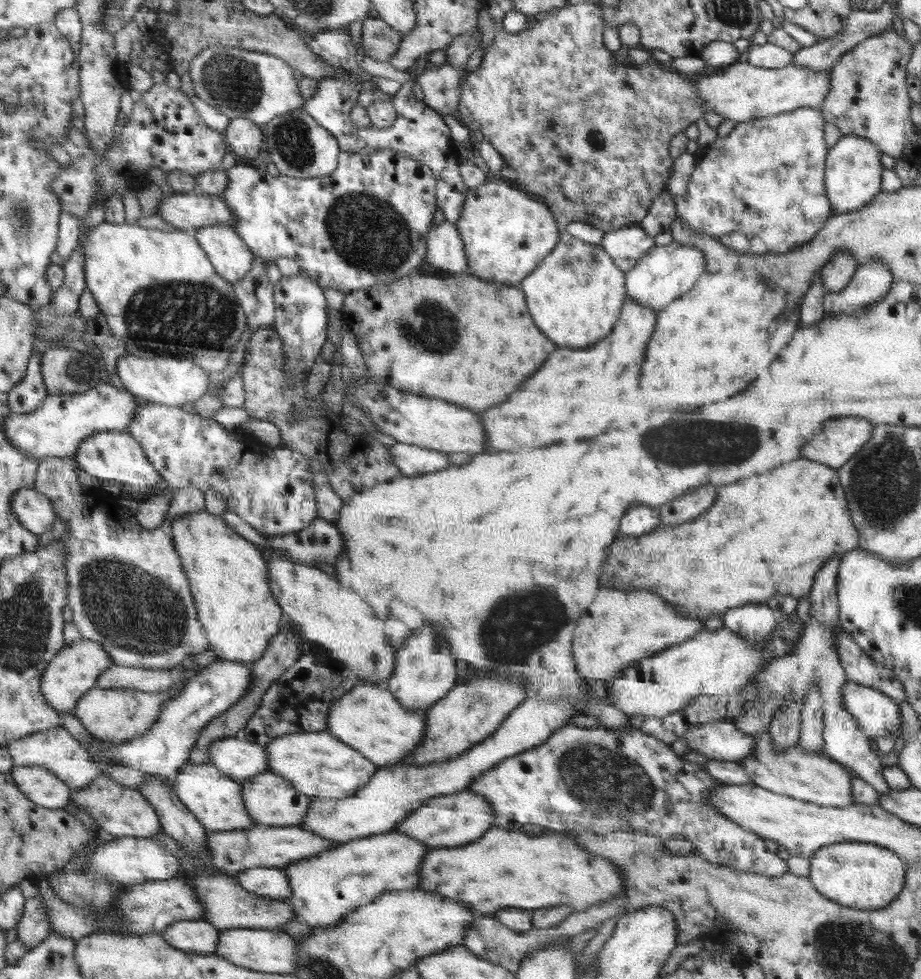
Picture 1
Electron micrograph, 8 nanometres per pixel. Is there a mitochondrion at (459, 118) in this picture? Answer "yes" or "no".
no

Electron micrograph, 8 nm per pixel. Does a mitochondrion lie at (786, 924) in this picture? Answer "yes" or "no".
no

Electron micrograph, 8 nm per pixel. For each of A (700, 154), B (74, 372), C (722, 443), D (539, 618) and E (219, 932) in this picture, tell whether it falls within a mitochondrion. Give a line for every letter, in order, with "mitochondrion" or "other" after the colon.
A: other
B: mitochondrion
C: mitochondrion
D: mitochondrion
E: other

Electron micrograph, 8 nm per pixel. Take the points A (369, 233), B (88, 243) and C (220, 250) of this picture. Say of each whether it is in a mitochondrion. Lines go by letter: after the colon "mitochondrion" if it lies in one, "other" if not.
A: mitochondrion
B: other
C: other

